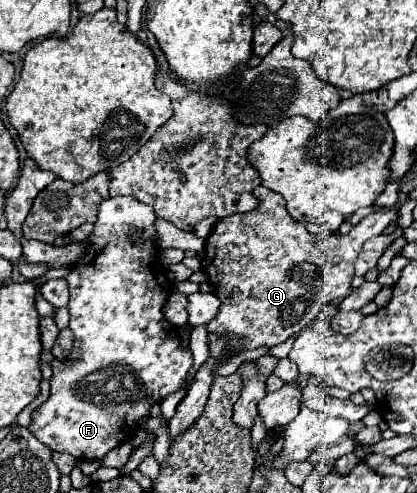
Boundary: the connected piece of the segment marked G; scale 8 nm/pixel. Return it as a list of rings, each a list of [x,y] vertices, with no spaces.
[[[257,187],[255,197],[259,199],[259,207],[249,213],[235,213],[229,217],[223,217],[215,223],[213,233],[205,241],[205,253],[201,259],[201,269],[205,271],[209,283],[213,285],[221,309],[219,313],[209,321],[207,329],[217,335],[227,335],[231,341],[229,345],[235,349],[251,351],[257,347],[273,347],[283,343],[289,337],[297,337],[307,325],[313,323],[313,319],[319,315],[323,305],[343,299],[351,287],[351,281],[355,277],[355,259],[363,247],[363,243],[371,237],[377,237],[383,233],[389,223],[399,219],[401,201],[391,205],[387,211],[377,211],[361,219],[347,235],[329,235],[329,237],[313,237],[299,221],[295,221],[285,205],[283,197],[279,193],[271,193],[271,189]]]

